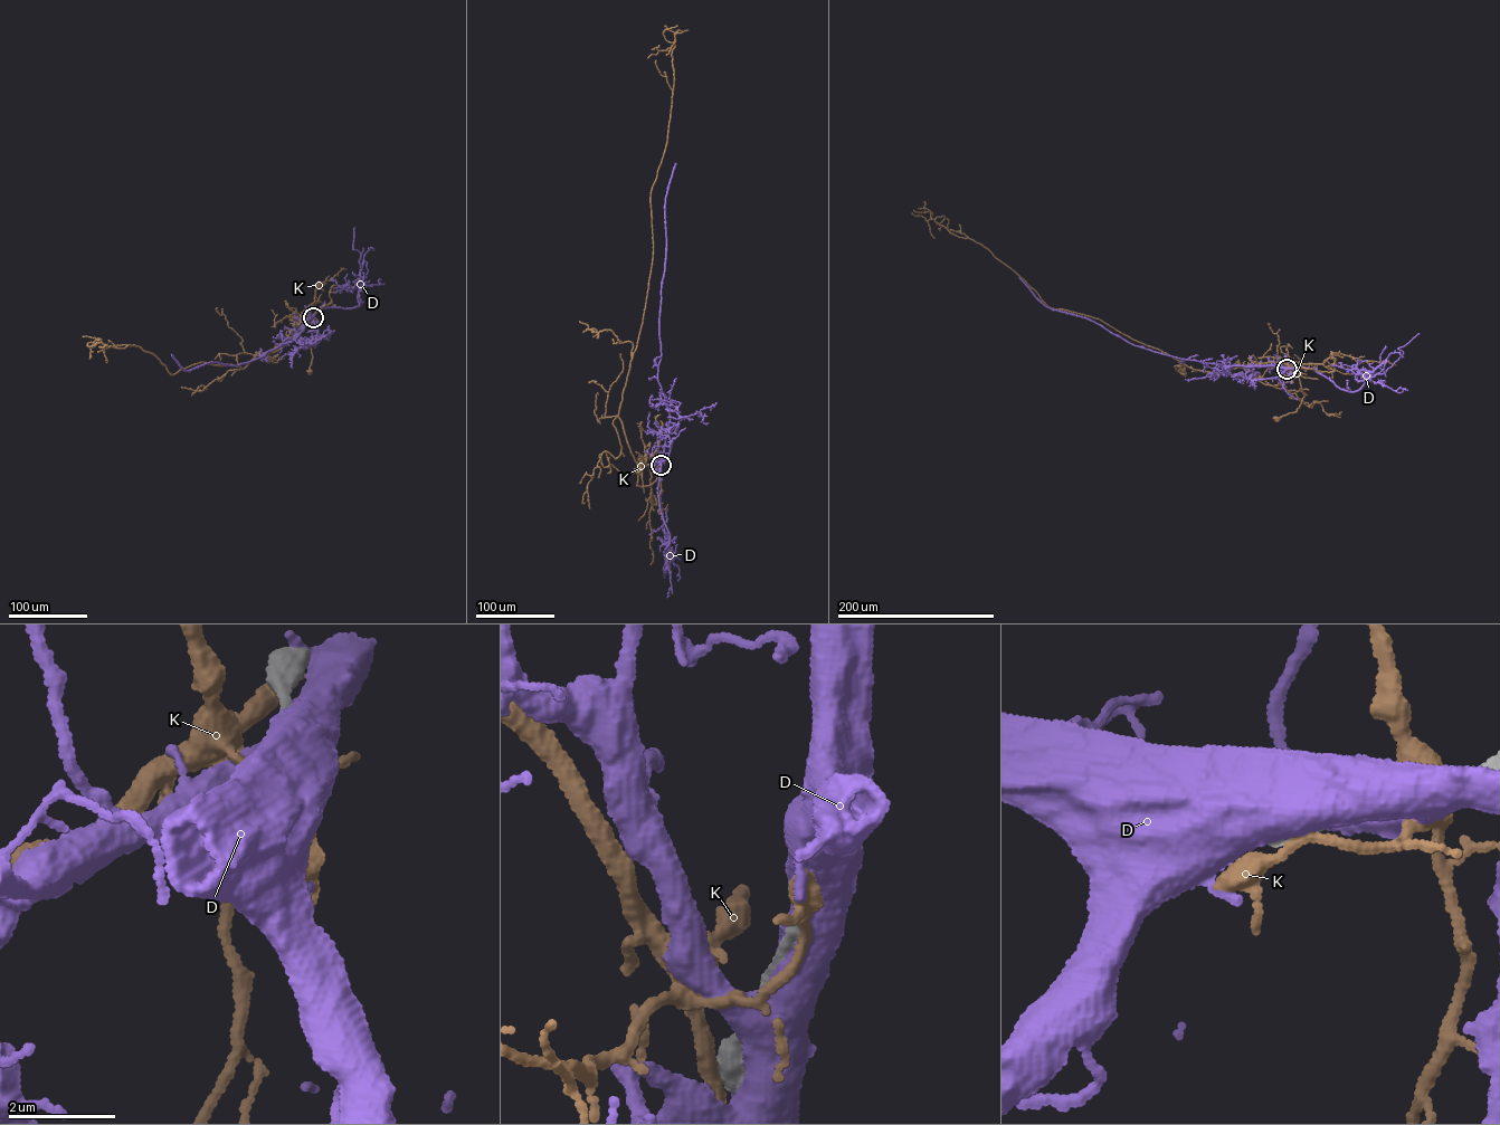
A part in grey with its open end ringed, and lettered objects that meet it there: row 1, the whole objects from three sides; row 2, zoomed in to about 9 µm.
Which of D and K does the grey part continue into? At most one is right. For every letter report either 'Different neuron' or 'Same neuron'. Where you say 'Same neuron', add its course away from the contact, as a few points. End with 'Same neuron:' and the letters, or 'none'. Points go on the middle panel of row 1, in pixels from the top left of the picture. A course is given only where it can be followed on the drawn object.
D: Different neuron
K: Different neuron
Same neuron: none

